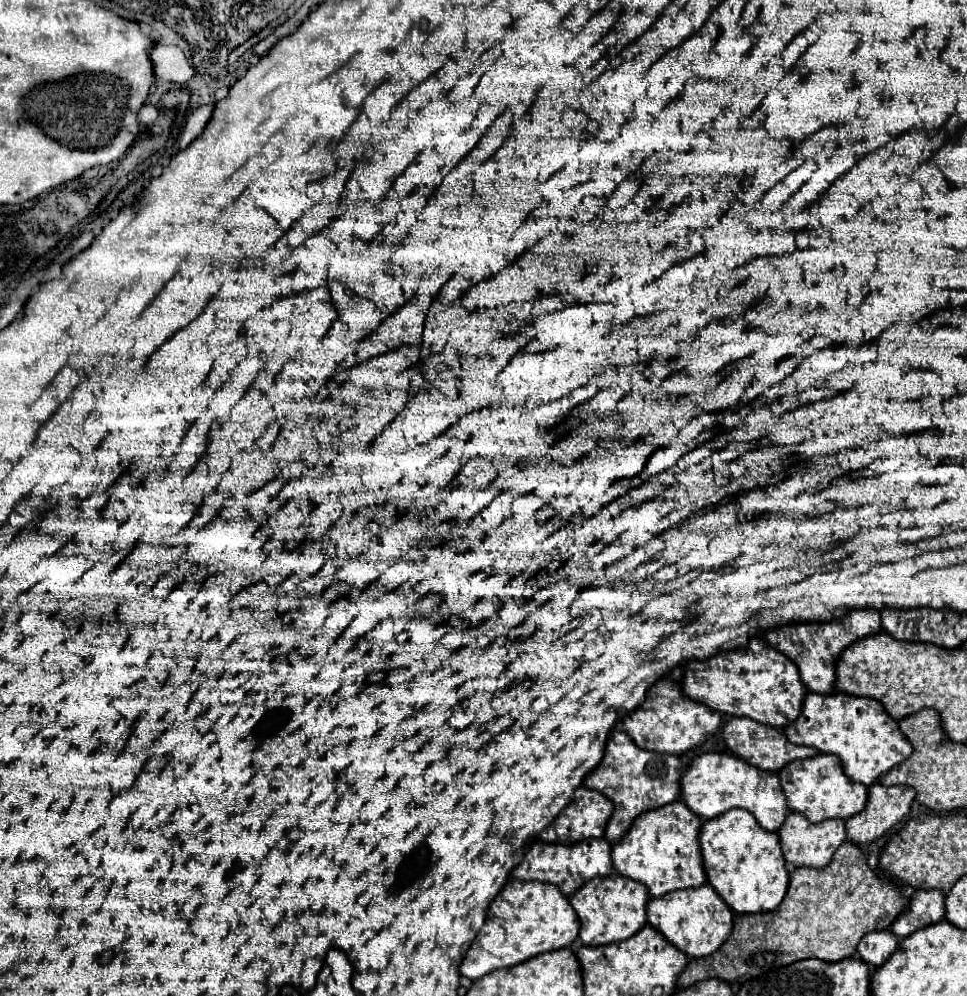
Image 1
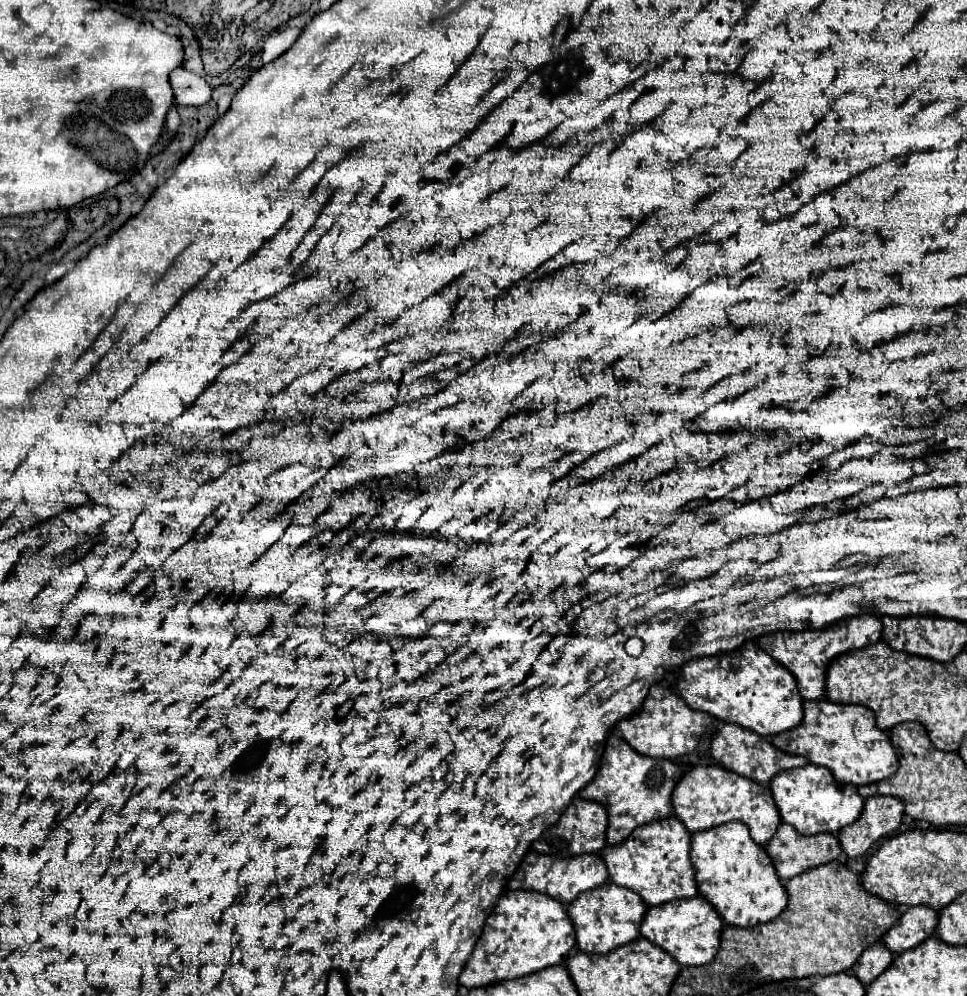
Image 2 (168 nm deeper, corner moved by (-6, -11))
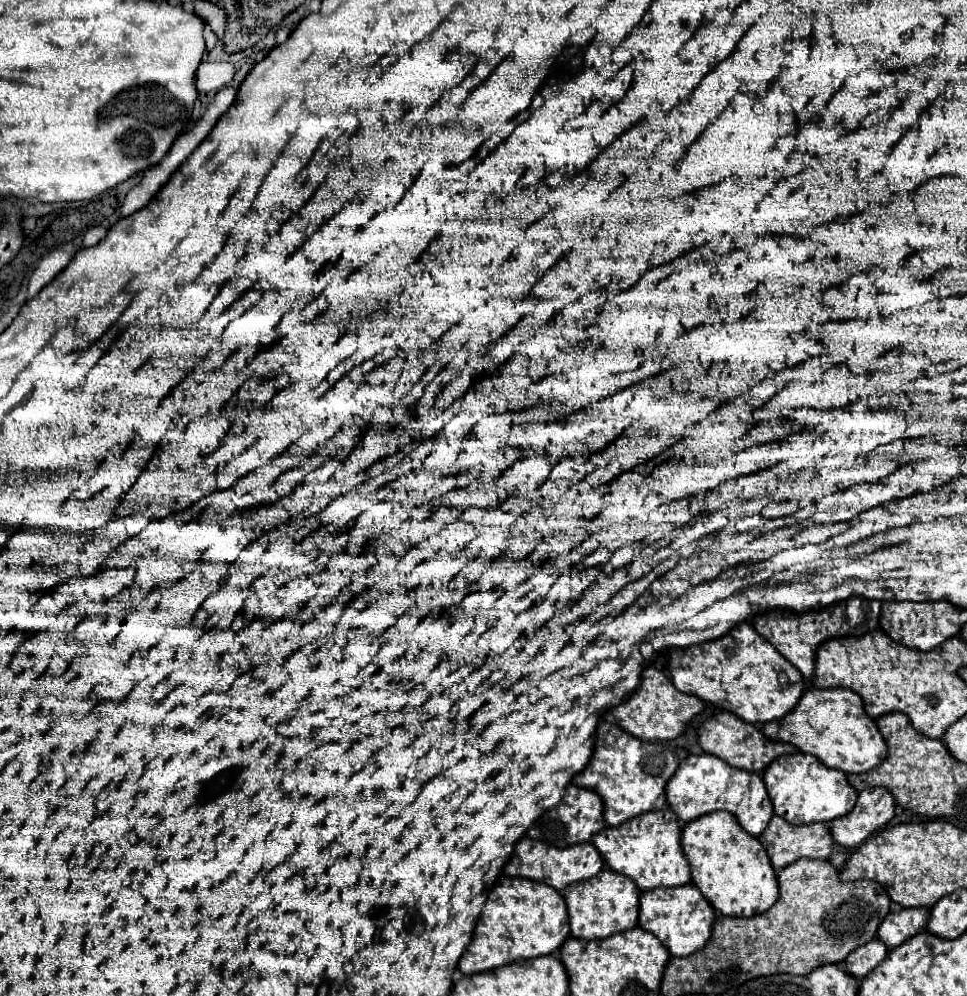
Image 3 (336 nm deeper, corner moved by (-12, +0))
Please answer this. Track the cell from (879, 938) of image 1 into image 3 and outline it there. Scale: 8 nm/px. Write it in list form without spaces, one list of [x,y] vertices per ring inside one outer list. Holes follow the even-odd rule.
[[[879,939],[869,941],[867,945],[857,947],[847,959],[845,959],[845,971],[849,971],[853,977],[863,979],[871,969],[875,969],[883,959],[887,957],[887,945]]]

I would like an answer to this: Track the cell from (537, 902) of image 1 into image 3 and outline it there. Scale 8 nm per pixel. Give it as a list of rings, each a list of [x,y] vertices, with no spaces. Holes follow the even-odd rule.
[[[501,875],[493,885],[483,913],[477,921],[473,941],[459,959],[459,971],[463,975],[475,975],[509,965],[519,959],[531,959],[557,953],[569,939],[569,917],[563,895],[539,881]]]

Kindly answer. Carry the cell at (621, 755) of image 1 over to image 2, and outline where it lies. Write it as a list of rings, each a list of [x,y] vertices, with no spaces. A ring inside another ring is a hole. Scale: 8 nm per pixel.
[[[611,730],[605,740],[603,756],[597,768],[595,778],[579,790],[579,796],[585,800],[599,802],[607,810],[607,844],[623,842],[637,826],[643,826],[653,820],[663,820],[673,814],[671,792],[677,786],[683,772],[671,760],[649,758],[637,754],[619,734],[619,730]]]

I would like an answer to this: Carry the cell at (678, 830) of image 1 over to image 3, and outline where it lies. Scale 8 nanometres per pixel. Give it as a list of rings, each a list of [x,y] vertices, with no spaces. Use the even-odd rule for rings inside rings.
[[[671,807],[653,811],[649,815],[639,815],[637,819],[629,819],[629,823],[615,829],[607,827],[605,831],[597,833],[591,843],[613,871],[631,877],[641,891],[691,883],[689,861],[681,849],[681,821]]]

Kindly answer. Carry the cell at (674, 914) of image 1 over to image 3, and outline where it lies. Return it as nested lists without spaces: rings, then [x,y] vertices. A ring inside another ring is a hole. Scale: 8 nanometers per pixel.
[[[693,883],[675,889],[653,889],[641,893],[639,927],[651,931],[669,949],[671,955],[691,955],[693,951],[705,947],[713,935],[713,921],[715,909]]]

